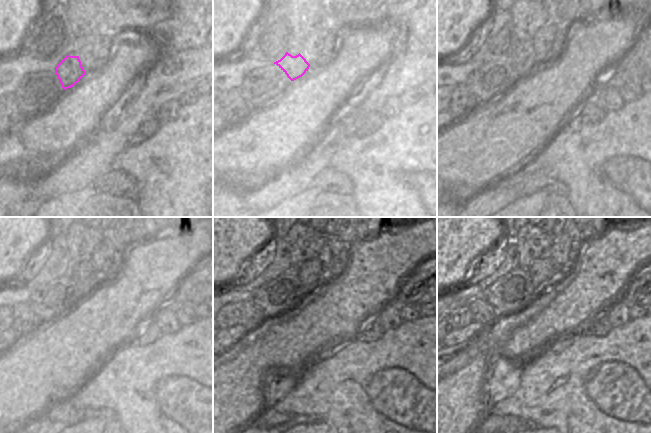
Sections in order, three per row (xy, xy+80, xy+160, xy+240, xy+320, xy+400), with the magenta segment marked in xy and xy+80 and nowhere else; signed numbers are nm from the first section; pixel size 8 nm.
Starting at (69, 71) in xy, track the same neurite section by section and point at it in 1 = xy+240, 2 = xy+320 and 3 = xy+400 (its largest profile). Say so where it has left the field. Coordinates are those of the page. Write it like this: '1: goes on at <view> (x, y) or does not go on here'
1: goes on at xy+240 (84, 272)
2: goes on at xy+320 (310, 273)
3: goes on at xy+400 (544, 269)

